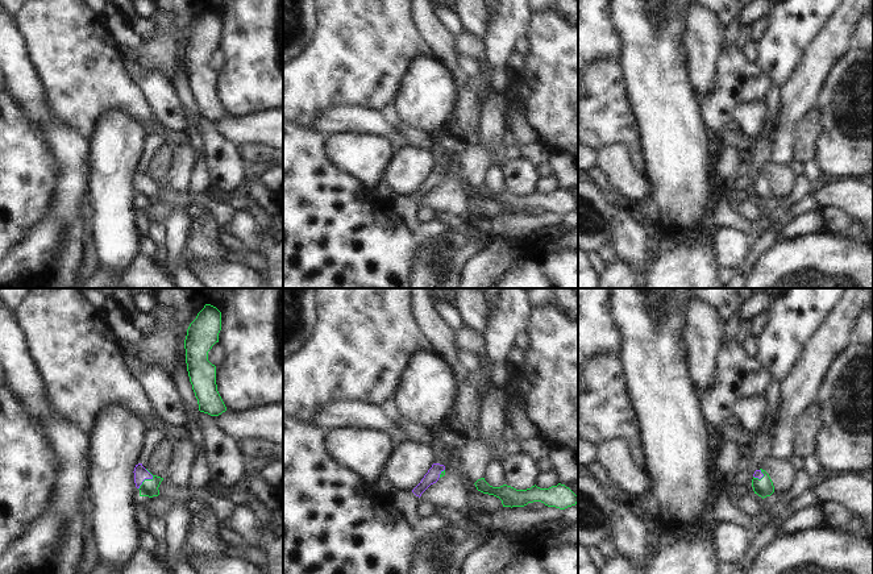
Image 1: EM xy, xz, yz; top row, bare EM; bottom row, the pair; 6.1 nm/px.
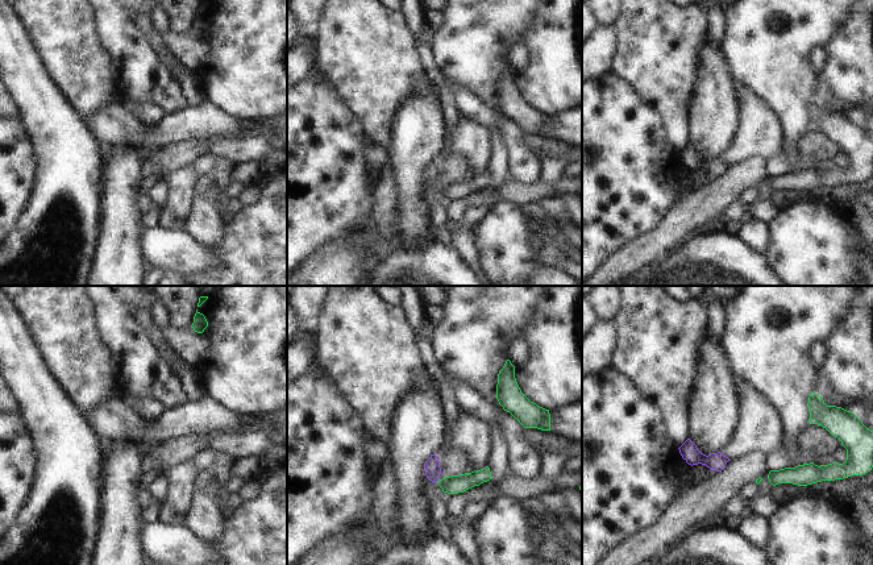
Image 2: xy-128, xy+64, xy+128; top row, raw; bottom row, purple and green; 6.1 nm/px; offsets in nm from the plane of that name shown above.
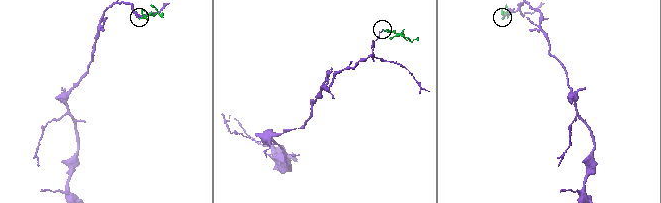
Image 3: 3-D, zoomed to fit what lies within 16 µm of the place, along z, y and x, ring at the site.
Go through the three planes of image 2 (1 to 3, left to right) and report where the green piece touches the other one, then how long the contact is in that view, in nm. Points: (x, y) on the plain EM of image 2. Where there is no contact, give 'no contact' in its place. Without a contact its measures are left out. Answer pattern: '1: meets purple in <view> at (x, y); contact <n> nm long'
1: no contact
2: meets purple in xy+64 at (437, 185); contact 30 nm long
3: no contact

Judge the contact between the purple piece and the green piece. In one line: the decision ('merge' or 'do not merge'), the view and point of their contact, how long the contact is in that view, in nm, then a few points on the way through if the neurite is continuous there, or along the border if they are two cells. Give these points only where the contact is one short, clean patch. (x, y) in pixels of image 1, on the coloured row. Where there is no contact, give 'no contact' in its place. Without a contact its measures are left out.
merge; contact xy (148, 478); length 140 nm; way xy (140, 471), (148, 478), (149, 487)

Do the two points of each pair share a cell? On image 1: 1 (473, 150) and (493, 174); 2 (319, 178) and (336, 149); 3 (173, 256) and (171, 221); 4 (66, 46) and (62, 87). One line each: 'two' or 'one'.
1: two
2: two
3: one
4: one

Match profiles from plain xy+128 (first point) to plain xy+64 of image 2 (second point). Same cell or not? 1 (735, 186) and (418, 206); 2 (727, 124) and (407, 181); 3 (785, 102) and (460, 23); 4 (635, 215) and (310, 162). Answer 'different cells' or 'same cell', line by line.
1: different cells
2: same cell
3: same cell
4: same cell

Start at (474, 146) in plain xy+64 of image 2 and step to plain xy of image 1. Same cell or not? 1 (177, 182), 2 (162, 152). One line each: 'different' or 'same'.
1: same
2: different

